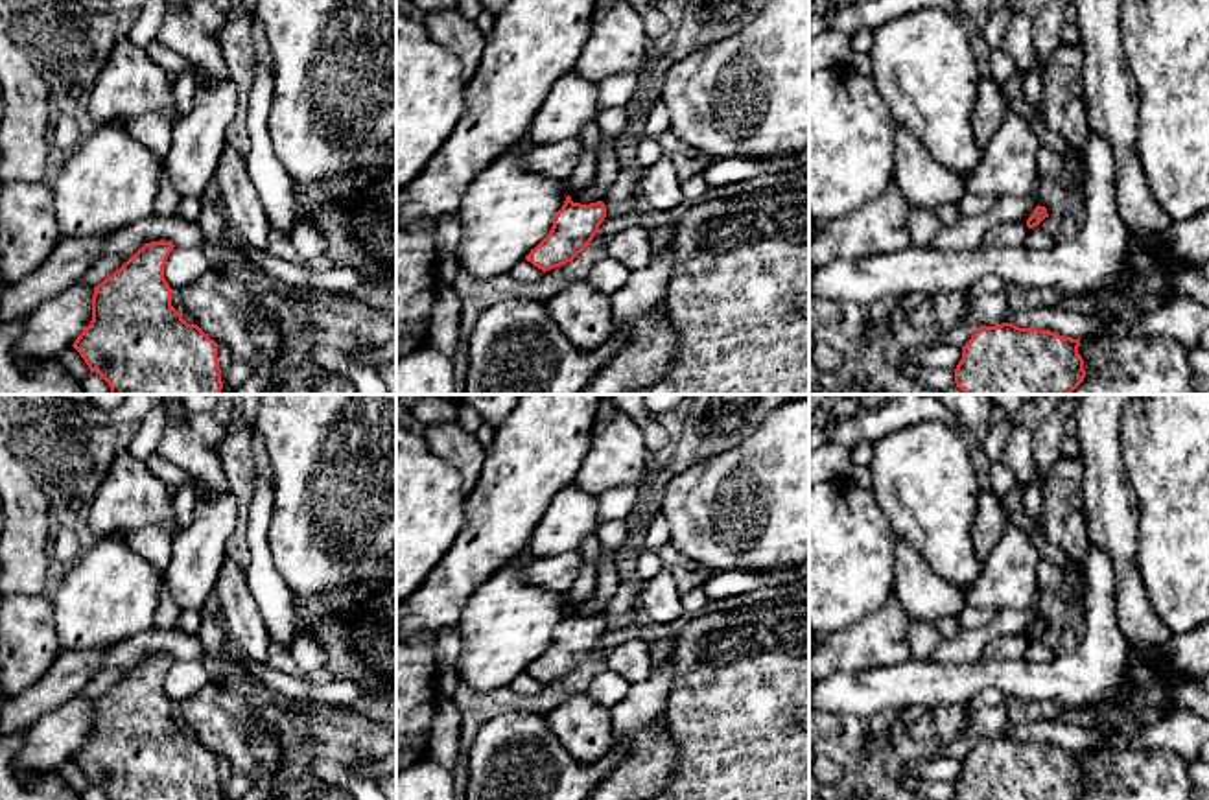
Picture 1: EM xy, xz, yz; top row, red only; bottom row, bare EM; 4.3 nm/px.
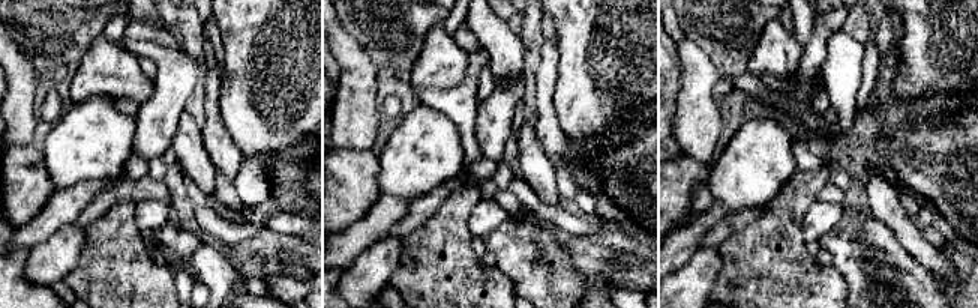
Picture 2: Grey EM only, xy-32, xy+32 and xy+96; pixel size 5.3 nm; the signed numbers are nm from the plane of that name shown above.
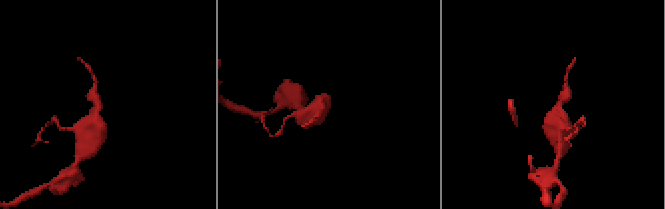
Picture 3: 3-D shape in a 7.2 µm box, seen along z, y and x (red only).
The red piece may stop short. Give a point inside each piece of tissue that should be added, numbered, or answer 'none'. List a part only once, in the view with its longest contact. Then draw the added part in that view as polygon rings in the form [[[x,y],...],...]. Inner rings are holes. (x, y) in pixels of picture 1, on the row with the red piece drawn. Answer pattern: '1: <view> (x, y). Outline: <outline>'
none

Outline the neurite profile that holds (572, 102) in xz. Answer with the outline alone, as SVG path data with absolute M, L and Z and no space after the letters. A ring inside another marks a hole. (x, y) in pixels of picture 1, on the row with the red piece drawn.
M571 70L553 83L527 136L536 146L575 138L586 124L597 120L599 112L597 83Z

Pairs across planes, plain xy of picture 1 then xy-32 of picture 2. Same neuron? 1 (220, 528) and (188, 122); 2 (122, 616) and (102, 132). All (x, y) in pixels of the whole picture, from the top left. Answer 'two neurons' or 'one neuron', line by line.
1: two neurons
2: one neuron

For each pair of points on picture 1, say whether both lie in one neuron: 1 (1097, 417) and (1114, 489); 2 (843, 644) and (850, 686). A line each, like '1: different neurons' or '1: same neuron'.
1: same neuron
2: different neurons

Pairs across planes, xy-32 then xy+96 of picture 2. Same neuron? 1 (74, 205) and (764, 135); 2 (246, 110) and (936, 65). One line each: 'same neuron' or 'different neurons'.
1: different neurons
2: same neuron

